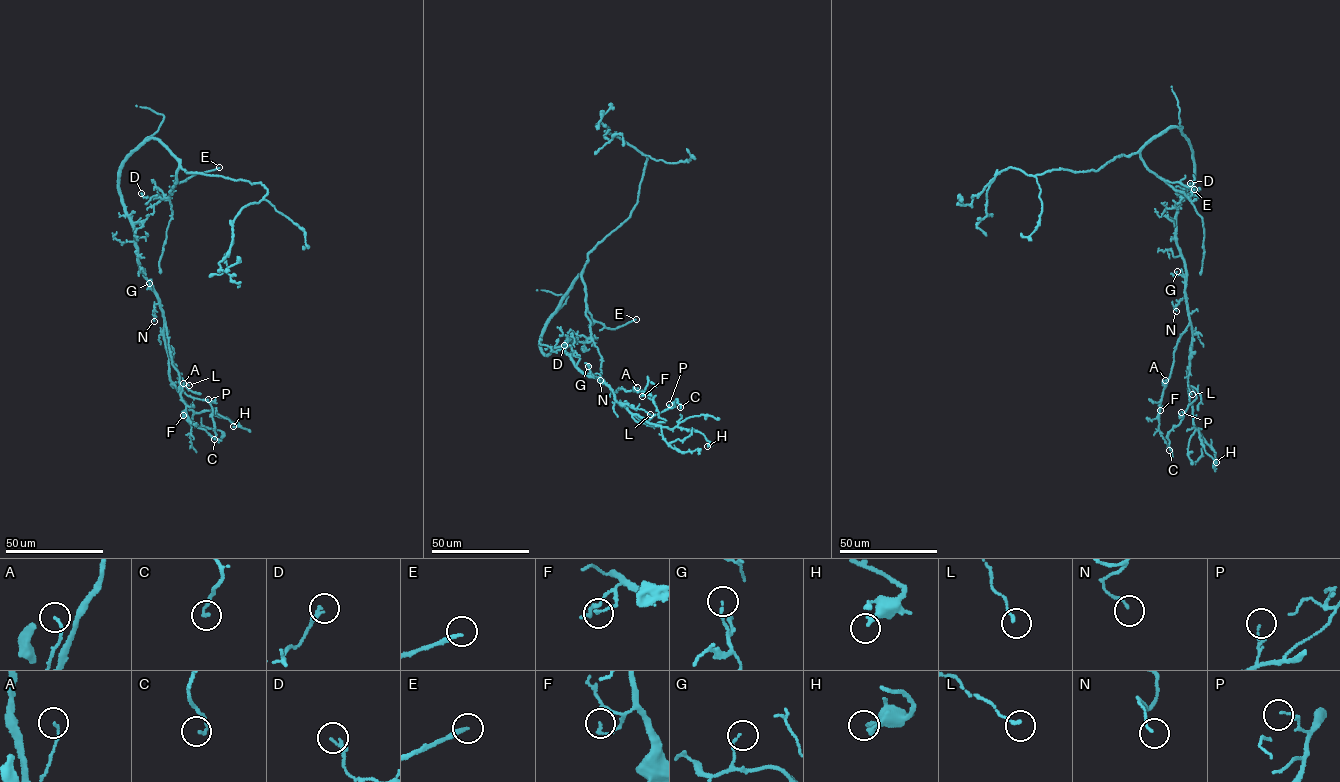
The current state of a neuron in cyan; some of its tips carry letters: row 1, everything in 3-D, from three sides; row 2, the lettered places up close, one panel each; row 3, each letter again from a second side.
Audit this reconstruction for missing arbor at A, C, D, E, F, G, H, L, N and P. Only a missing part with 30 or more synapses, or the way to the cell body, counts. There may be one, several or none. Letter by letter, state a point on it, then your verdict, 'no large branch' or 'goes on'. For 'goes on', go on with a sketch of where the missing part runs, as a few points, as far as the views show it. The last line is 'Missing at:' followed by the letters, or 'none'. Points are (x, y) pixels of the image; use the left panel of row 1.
A: place (183, 383); no large branch
C: place (214, 439); no large branch
D: place (141, 193); no large branch
E: place (219, 167); goes on; course (219, 167), (268, 160), (291, 147), (325, 153)
F: place (183, 415); no large branch
G: place (149, 283); no large branch
H: place (233, 426); no large branch
L: place (189, 385); no large branch
N: place (154, 321); no large branch
P: place (208, 399); no large branch
Missing at: E

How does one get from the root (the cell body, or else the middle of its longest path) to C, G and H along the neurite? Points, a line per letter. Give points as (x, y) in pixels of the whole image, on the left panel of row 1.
C: (126, 155), (119, 194), (133, 226), (140, 270), (156, 296), (164, 319), (170, 385), (209, 404), (214, 439)
G: (126, 155), (119, 178), (119, 194), (133, 226), (140, 270), (149, 283)
H: (126, 155), (119, 194), (140, 270), (164, 319), (169, 379), (195, 412), (210, 410), (233, 426)

